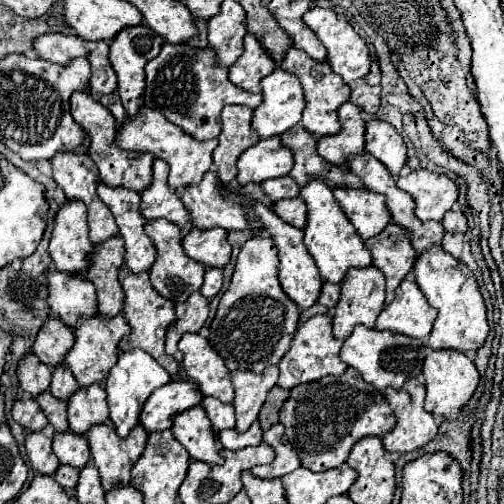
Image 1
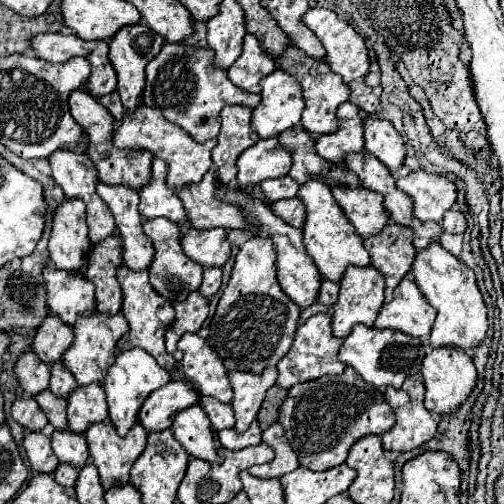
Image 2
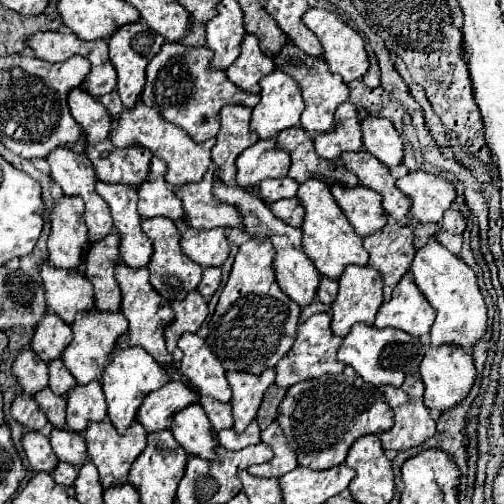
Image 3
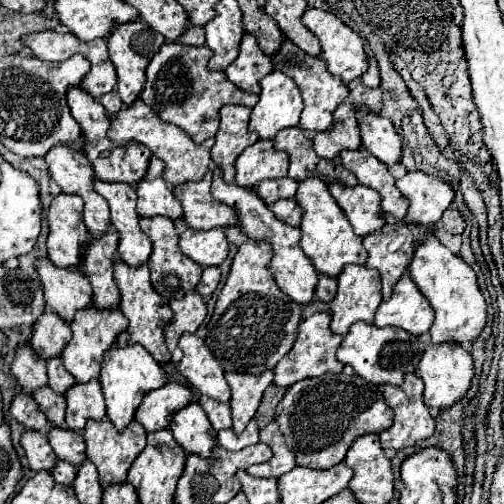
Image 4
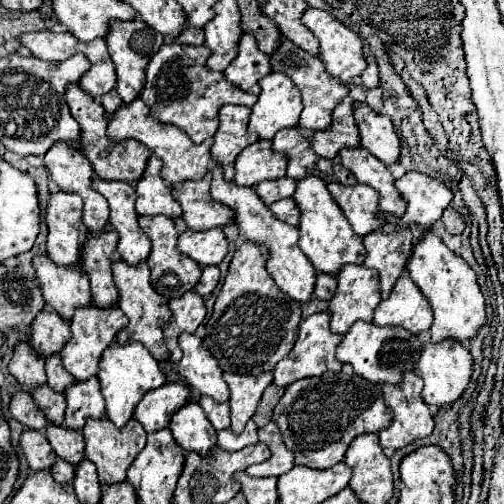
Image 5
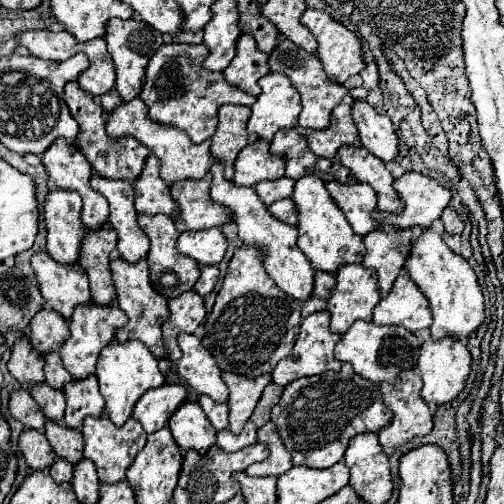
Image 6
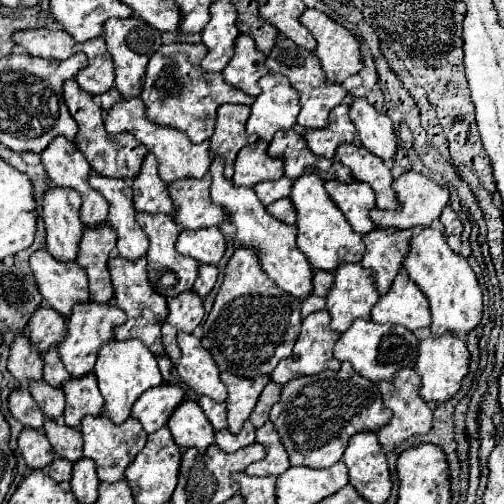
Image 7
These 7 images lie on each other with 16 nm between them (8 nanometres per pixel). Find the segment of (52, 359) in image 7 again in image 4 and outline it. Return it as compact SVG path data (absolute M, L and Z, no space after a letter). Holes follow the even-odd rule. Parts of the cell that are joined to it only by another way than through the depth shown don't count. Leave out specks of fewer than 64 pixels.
M52 358L46 362L48 366L48 386L56 392L56 394L66 394L68 388L72 388L76 384L74 376L64 368L60 358Z

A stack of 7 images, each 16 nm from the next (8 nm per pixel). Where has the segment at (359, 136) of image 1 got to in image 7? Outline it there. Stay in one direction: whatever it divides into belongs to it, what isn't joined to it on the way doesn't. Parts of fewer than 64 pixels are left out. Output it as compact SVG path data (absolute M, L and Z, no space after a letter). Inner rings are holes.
M346 96L332 112L330 112L330 124L322 130L308 130L304 134L308 148L324 158L334 158L336 148L340 144L352 144L356 140L356 128L352 124L352 118L348 118L348 106L350 96Z

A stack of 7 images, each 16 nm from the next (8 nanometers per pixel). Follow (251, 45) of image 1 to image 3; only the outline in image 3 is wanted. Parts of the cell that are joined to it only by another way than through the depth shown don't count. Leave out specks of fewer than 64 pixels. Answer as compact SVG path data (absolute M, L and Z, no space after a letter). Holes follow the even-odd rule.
M246 34L242 42L242 54L226 70L226 74L228 74L228 80L234 82L238 88L252 94L260 94L260 84L258 84L260 78L270 74L274 68L276 66L272 58L260 50L256 36Z

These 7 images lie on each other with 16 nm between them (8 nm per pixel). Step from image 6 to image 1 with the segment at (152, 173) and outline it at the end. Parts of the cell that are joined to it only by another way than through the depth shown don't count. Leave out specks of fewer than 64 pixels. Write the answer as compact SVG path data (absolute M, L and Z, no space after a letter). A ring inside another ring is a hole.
M154 160L154 182L142 194L140 210L146 220L164 218L182 230L192 230L192 220L182 200L174 190L168 188L168 164L164 160Z

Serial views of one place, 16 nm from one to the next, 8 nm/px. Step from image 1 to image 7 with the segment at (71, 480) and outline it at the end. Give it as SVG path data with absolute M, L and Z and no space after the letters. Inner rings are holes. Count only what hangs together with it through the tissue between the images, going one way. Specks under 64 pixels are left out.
M54 460L48 466L48 474L56 480L56 482L68 482L72 478L72 462L68 460Z

